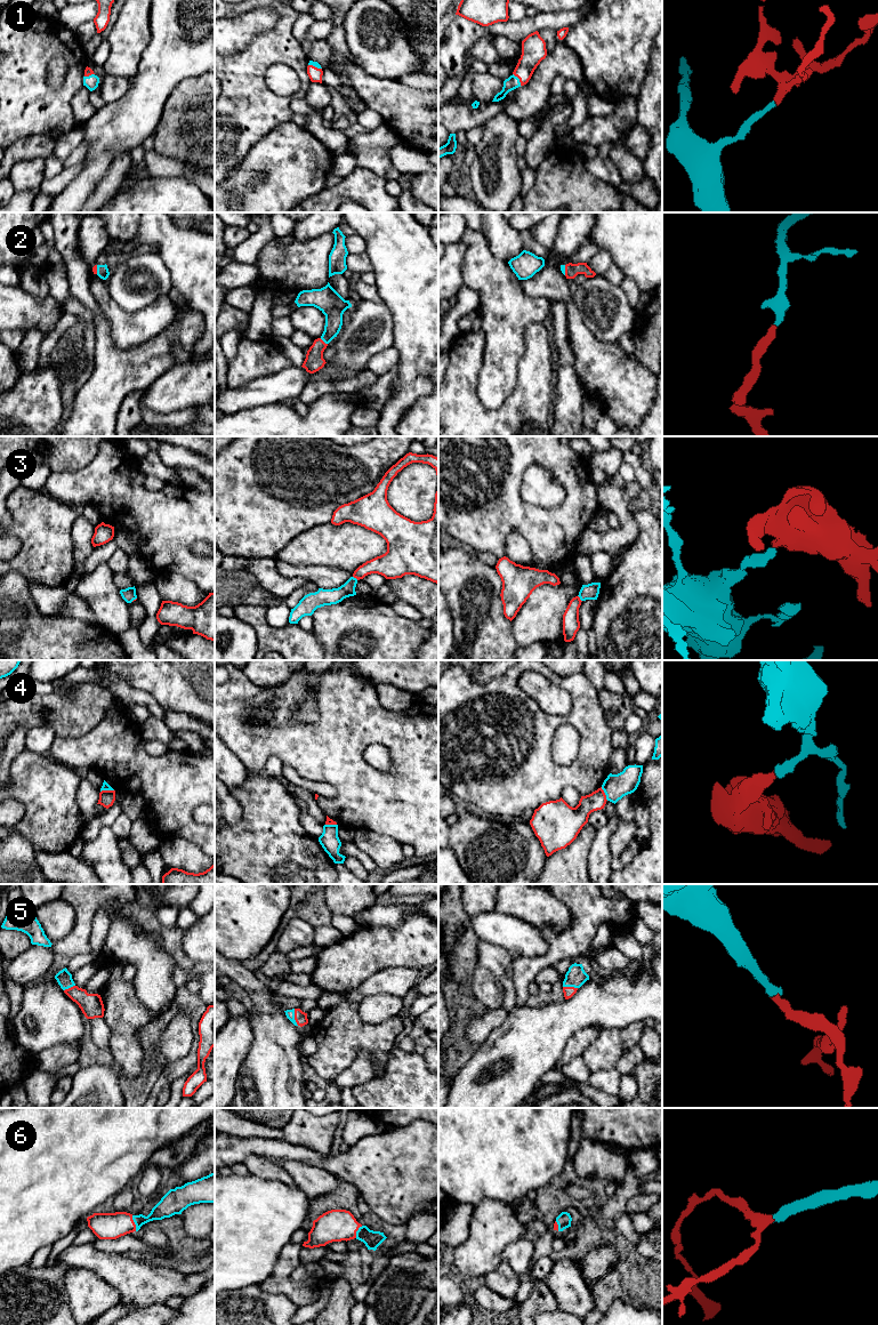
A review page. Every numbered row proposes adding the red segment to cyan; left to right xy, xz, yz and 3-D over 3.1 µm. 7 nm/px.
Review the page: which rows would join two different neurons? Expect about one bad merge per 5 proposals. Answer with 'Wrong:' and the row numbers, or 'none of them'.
Wrong: 3, 4

